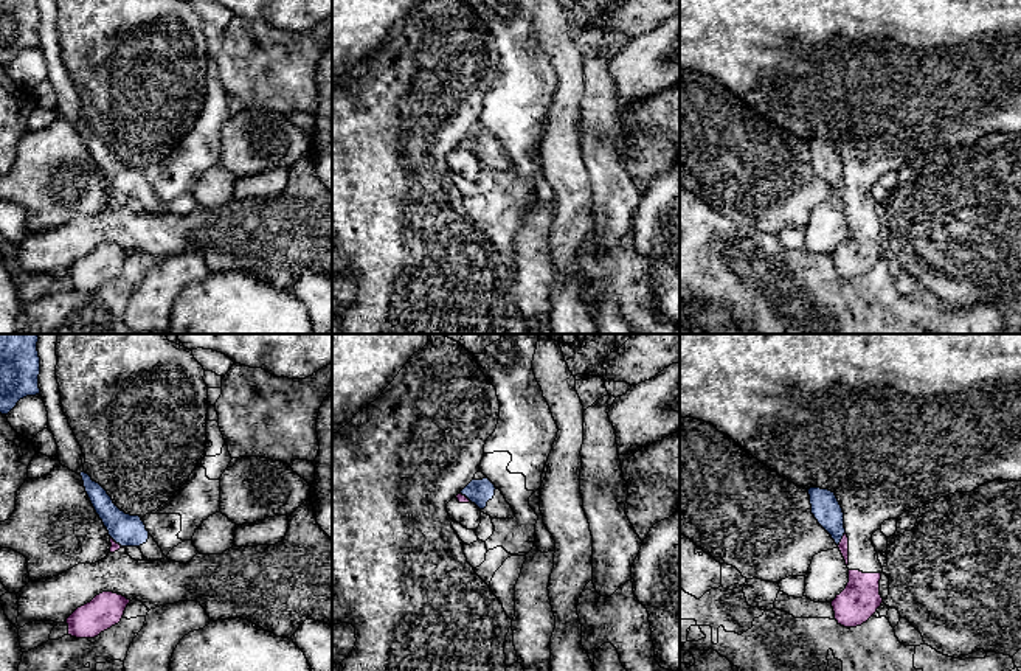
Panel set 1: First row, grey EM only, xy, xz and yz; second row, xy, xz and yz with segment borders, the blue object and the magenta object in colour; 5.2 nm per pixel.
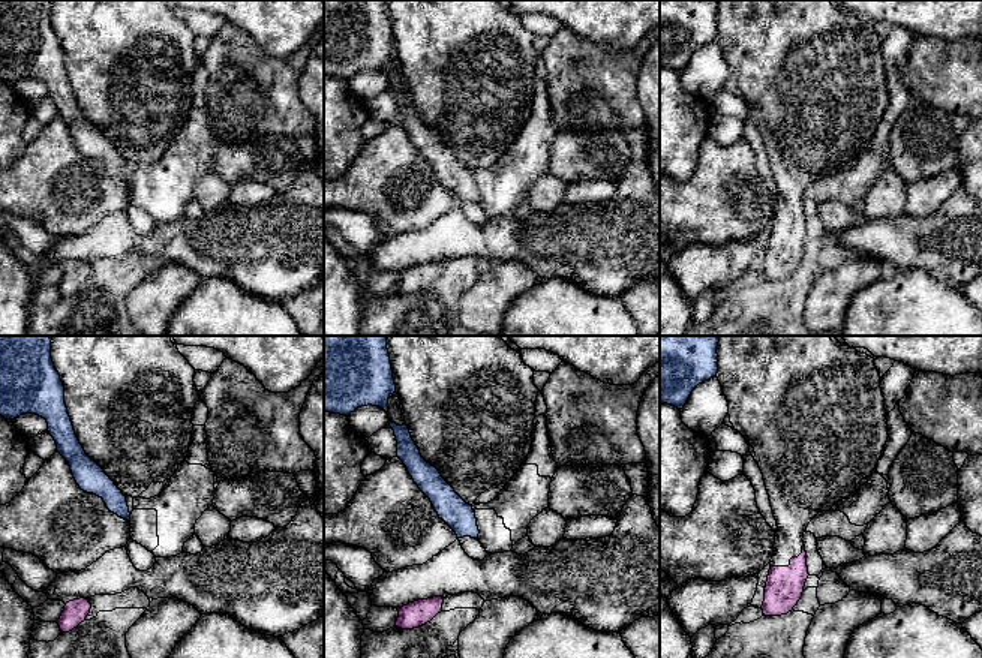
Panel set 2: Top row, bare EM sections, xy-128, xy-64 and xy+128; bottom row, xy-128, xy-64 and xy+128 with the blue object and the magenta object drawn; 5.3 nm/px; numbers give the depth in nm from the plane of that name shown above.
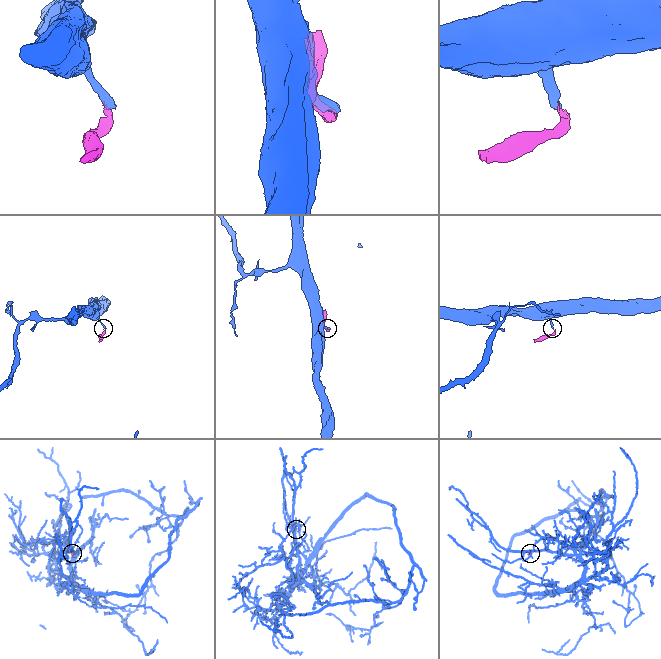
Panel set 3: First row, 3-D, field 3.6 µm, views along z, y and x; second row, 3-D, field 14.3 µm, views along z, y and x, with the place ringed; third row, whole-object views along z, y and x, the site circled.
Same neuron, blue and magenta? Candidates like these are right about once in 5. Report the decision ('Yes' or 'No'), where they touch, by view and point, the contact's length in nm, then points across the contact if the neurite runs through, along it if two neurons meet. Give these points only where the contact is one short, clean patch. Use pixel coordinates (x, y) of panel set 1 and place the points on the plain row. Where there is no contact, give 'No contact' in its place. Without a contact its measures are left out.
No. Touches blue at yz (841, 190). Shared border 90 nm. Boundary: yz (844, 184), (838, 198)

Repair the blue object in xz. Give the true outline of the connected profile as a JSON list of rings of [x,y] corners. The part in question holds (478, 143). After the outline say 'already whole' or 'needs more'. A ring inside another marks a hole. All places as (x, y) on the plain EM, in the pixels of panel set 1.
[[[486,129],[483,132],[472,132],[462,143],[472,155],[475,155],[481,165],[492,171],[514,171],[515,165],[506,154],[504,148],[495,137]]] | needs more

